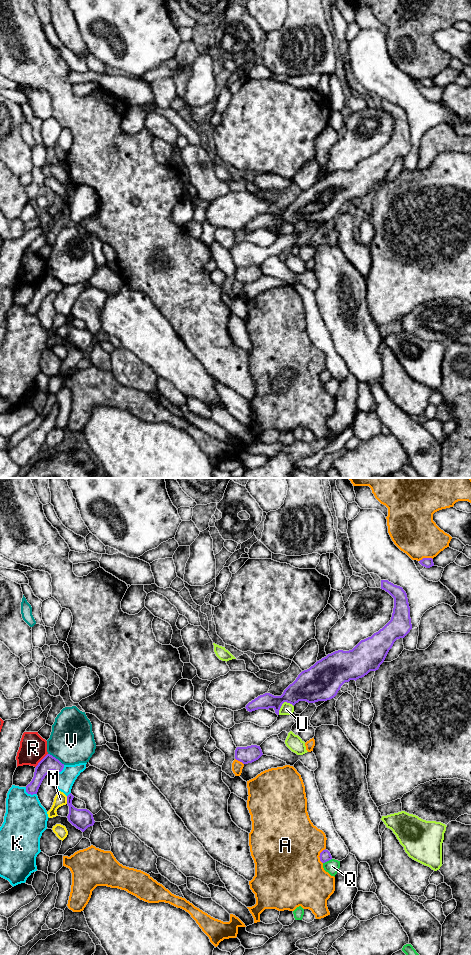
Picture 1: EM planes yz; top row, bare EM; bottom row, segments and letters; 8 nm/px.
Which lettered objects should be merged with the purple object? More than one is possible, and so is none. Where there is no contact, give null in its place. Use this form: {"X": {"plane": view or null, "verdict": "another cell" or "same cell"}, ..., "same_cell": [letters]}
{"A": {"plane": "yz", "verdict": "another cell"}, "K": {"plane": "yz", "verdict": "another cell"}, "M": {"plane": "yz", "verdict": "another cell"}, "Q": {"plane": "yz", "verdict": "another cell"}, "R": {"plane": "yz", "verdict": "another cell"}, "U": {"plane": "yz", "verdict": "another cell"}, "V": {"plane": "yz", "verdict": "another cell"}, "same_cell": []}

